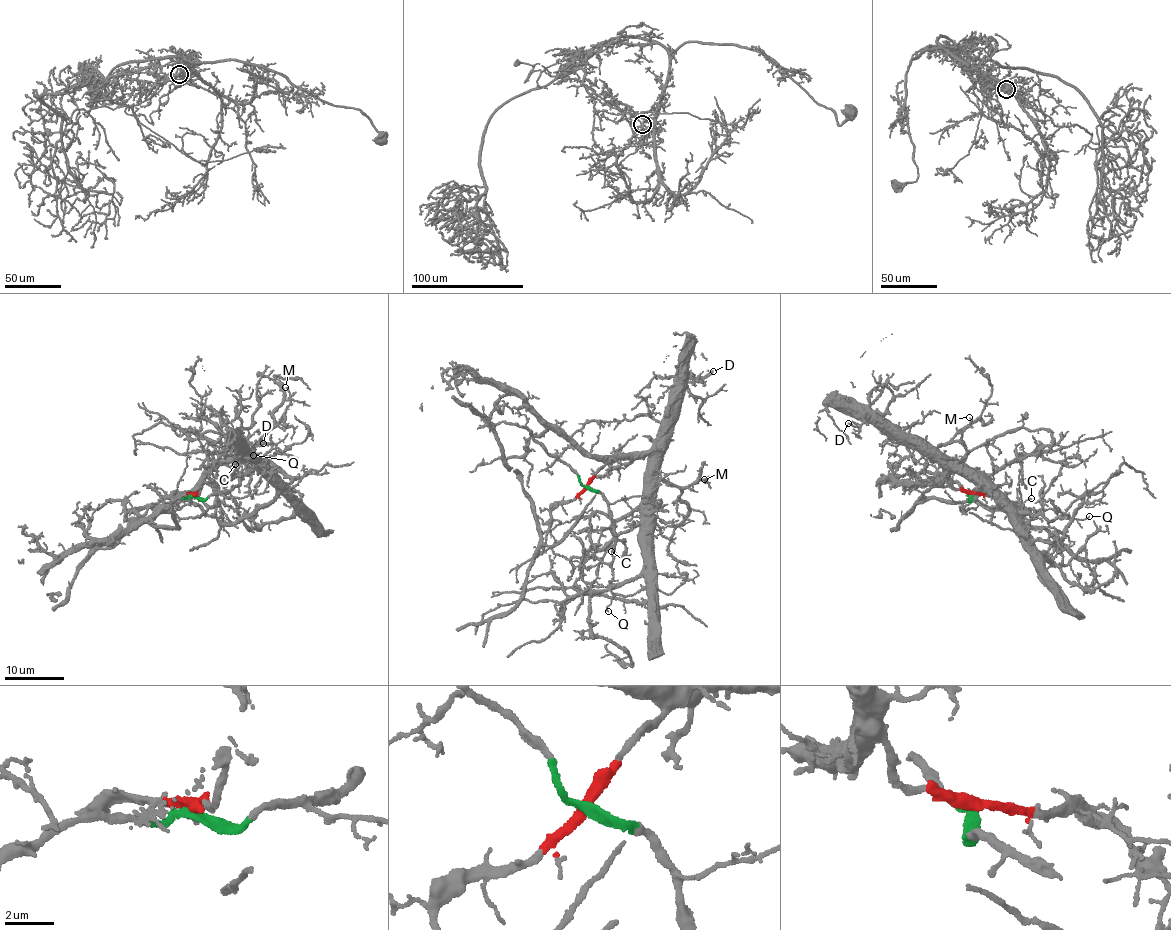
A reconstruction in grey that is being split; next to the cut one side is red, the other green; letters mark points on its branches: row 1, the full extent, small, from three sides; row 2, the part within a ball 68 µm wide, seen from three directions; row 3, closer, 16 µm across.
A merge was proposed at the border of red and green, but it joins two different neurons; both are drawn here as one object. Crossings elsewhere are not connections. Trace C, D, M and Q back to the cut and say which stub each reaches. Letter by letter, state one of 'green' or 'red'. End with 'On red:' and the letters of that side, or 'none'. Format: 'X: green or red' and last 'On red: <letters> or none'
C: green
D: red
M: red
Q: green
On red: D, M

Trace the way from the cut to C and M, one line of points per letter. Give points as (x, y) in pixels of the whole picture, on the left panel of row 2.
C: (194, 496), (206, 499), (238, 485), (240, 481), (235, 464)
M: (194, 494), (199, 493), (201, 480), (224, 462), (250, 449), (277, 423), (290, 402), (286, 388)

